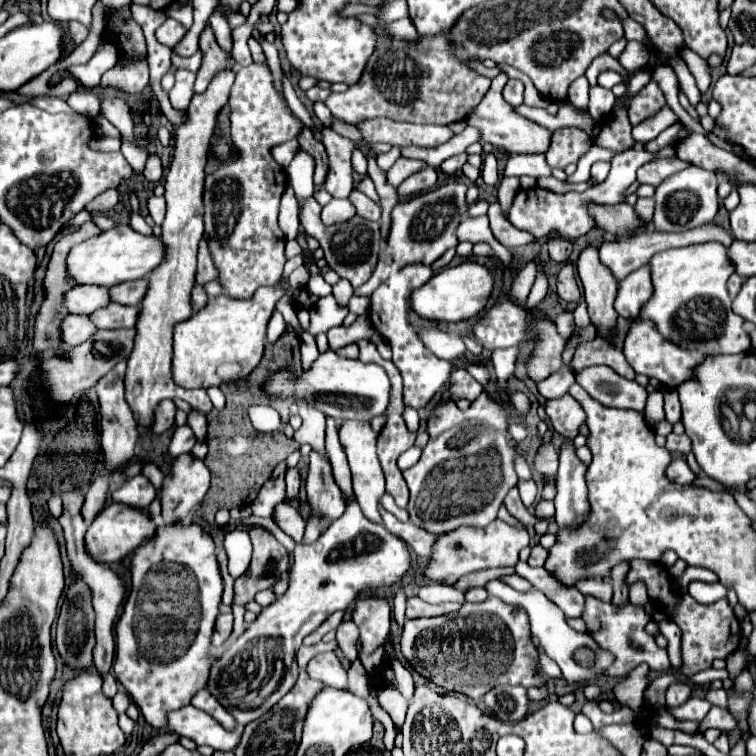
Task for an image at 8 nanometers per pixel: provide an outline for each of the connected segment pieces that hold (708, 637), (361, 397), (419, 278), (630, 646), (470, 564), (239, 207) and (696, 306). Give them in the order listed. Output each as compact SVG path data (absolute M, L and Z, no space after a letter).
M633 560L631 570L627 574L627 584L643 580L647 584L649 596L667 612L667 616L681 628L681 660L683 666L679 668L679 674L683 678L689 678L701 670L707 670L715 658L727 658L737 648L737 618L733 614L733 608L727 598L721 598L713 604L699 604L689 594L677 596L671 590L671 576L667 568L659 562L647 562L647 560Z
M327 350L319 354L319 358L301 374L295 374L289 368L277 370L271 374L263 384L261 390L271 400L287 400L293 398L299 404L299 396L305 402L313 402L313 406L331 416L335 420L363 420L369 422L371 418L385 412L389 404L389 378L385 370L377 364L363 364L361 360L349 360L337 356L337 352Z
M407 264L405 268L401 268L401 272L389 276L383 288L377 288L377 292L373 292L371 304L369 304L371 324L385 340L389 340L393 348L393 364L399 368L403 376L403 402L405 406L411 406L415 410L423 408L437 394L437 390L449 380L449 370L451 370L451 364L447 360L437 358L417 338L417 328L427 320L421 320L409 308L409 294L417 290L421 284L425 284L431 276L433 276L433 270L429 266Z
M585 596L585 608L583 608L581 618L587 624L587 634L593 636L593 640L597 640L597 644L601 644L601 648L605 648L607 652L613 652L613 656L615 656L615 660L609 666L609 672L605 672L605 676L623 678L633 668L637 668L641 662L647 662L651 670L659 670L659 672L665 672L671 666L669 658L667 658L667 650L659 648L655 644L655 638L645 632L645 626L651 620L651 616L645 612L645 608L635 606L633 602L615 606L613 602L603 602L595 596Z
M499 518L493 520L493 524L489 524L485 528L461 526L461 528L455 528L453 532L445 532L445 536L437 536L423 574L437 584L453 586L461 576L467 576L471 572L479 572L479 570L487 570L487 568L515 566L519 560L519 550L525 546L529 546L527 530L513 528Z
M251 64L247 68L239 68L233 88L229 92L231 106L231 144L239 150L239 158L223 164L217 172L205 176L205 240L209 244L209 252L213 264L217 268L217 280L223 286L223 292L231 298L251 298L259 286L281 286L283 282L283 266L285 266L285 236L277 226L279 198L287 186L285 170L271 158L269 148L273 144L281 144L285 140L293 140L301 130L301 120L297 120L283 98L277 96L273 86L273 76L267 64Z
M705 242L675 250L665 250L649 262L653 276L653 296L643 304L639 320L651 320L661 336L677 340L683 348L703 354L741 354L751 350L751 338L743 328L743 318L731 310L727 280L733 266L721 242Z

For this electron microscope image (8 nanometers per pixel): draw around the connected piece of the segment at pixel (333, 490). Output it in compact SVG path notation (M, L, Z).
M311 450L309 460L311 460L309 474L305 480L307 482L307 498L309 498L311 506L317 510L317 514L313 518L309 518L309 522L307 522L303 544L315 542L321 536L321 532L333 520L337 520L347 508L341 488L333 480L329 458L317 454L317 450Z

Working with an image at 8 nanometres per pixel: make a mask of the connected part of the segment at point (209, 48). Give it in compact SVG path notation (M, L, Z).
M205 28L201 32L199 46L203 50L203 66L197 72L197 80L195 80L195 92L197 94L201 94L201 92L205 92L205 88L209 88L209 84L211 84L211 80L217 72L235 68L233 56L215 42L215 36L213 36L211 28Z

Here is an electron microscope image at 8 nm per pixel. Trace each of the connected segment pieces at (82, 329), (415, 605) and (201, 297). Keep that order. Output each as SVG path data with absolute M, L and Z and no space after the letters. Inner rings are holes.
M67 316L61 322L61 342L69 348L79 346L95 332L95 326L87 316Z
M413 596L407 600L407 618L421 618L421 616L443 616L443 614L451 614L457 612L461 608L461 604L427 604L423 602L419 596Z
M195 284L195 286L193 286L193 292L191 292L191 304L193 304L193 310L195 310L195 312L201 310L201 308L205 306L205 302L207 302L205 290L203 290L199 284Z

